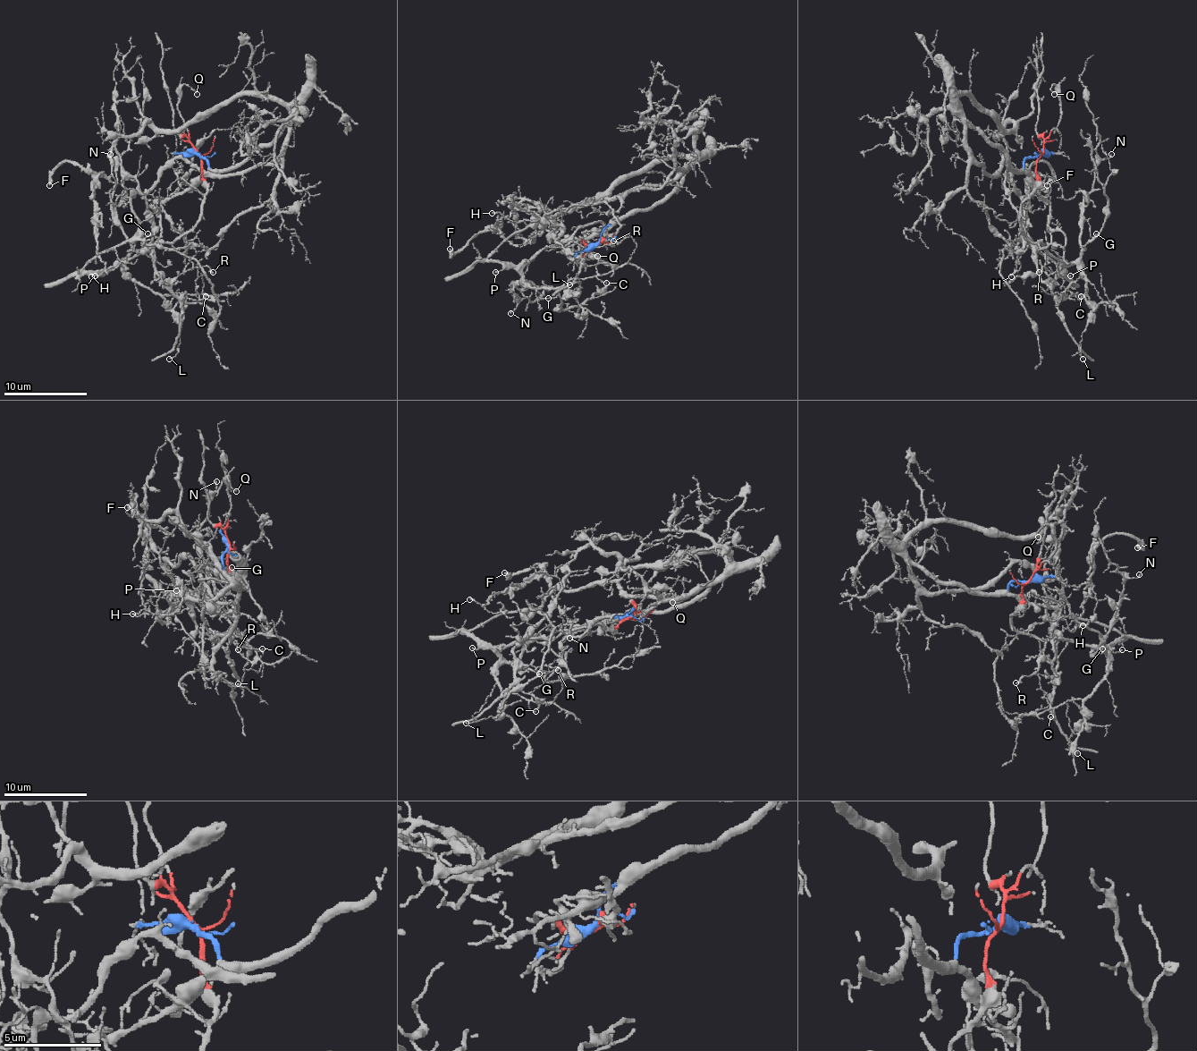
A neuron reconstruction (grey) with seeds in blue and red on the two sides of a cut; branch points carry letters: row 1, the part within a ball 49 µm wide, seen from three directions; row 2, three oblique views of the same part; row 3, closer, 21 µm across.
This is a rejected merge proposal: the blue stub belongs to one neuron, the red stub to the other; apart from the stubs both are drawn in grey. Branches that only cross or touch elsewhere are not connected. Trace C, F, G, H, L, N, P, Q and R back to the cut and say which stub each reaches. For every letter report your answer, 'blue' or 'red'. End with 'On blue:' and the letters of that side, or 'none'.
C: red
F: red
G: red
H: red
L: red
N: red
P: red
Q: red
R: red
On blue: none

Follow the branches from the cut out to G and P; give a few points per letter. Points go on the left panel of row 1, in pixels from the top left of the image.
G: (198, 154), (205, 188), (201, 216), (172, 241), (143, 250), (122, 262), (157, 240), (147, 233)
P: (198, 154), (205, 200), (193, 227), (172, 241), (140, 250), (126, 262), (95, 275)

